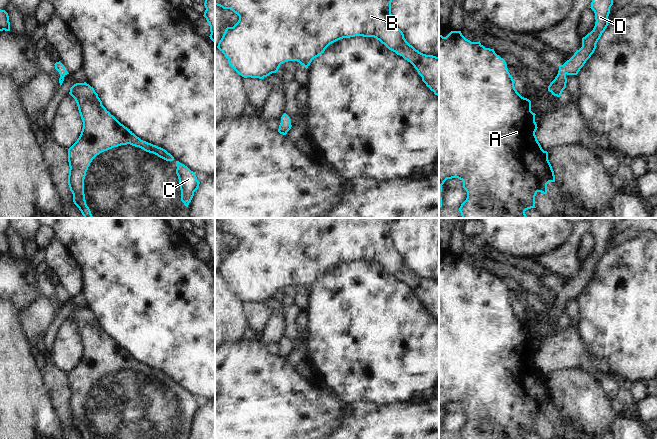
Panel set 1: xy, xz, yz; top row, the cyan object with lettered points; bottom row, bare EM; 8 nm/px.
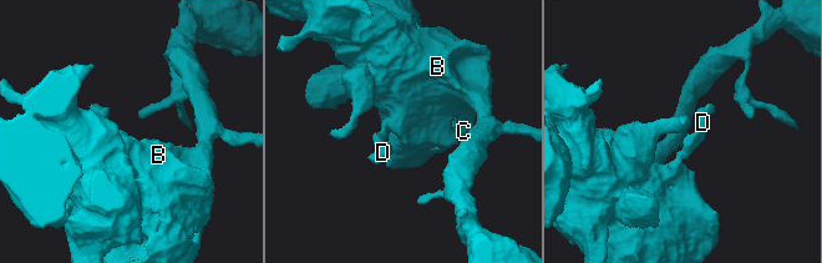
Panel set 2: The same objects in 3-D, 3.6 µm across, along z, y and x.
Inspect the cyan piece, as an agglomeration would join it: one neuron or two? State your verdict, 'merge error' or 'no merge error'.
no merge error

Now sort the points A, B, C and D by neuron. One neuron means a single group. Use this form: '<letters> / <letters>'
A B C D

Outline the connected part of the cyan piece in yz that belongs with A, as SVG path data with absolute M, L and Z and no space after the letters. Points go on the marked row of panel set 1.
M451 31L446 37L439 35L439 209L442 207L442 185L447 179L458 178L463 181L463 188L467 192L467 198L459 208L462 218L528 218L525 211L536 208L536 194L547 194L547 184L555 182L548 152L542 149L535 135L538 128L535 115L531 111L531 101L517 92L505 60L497 55L494 49L485 48L480 41L471 42L461 31Z

